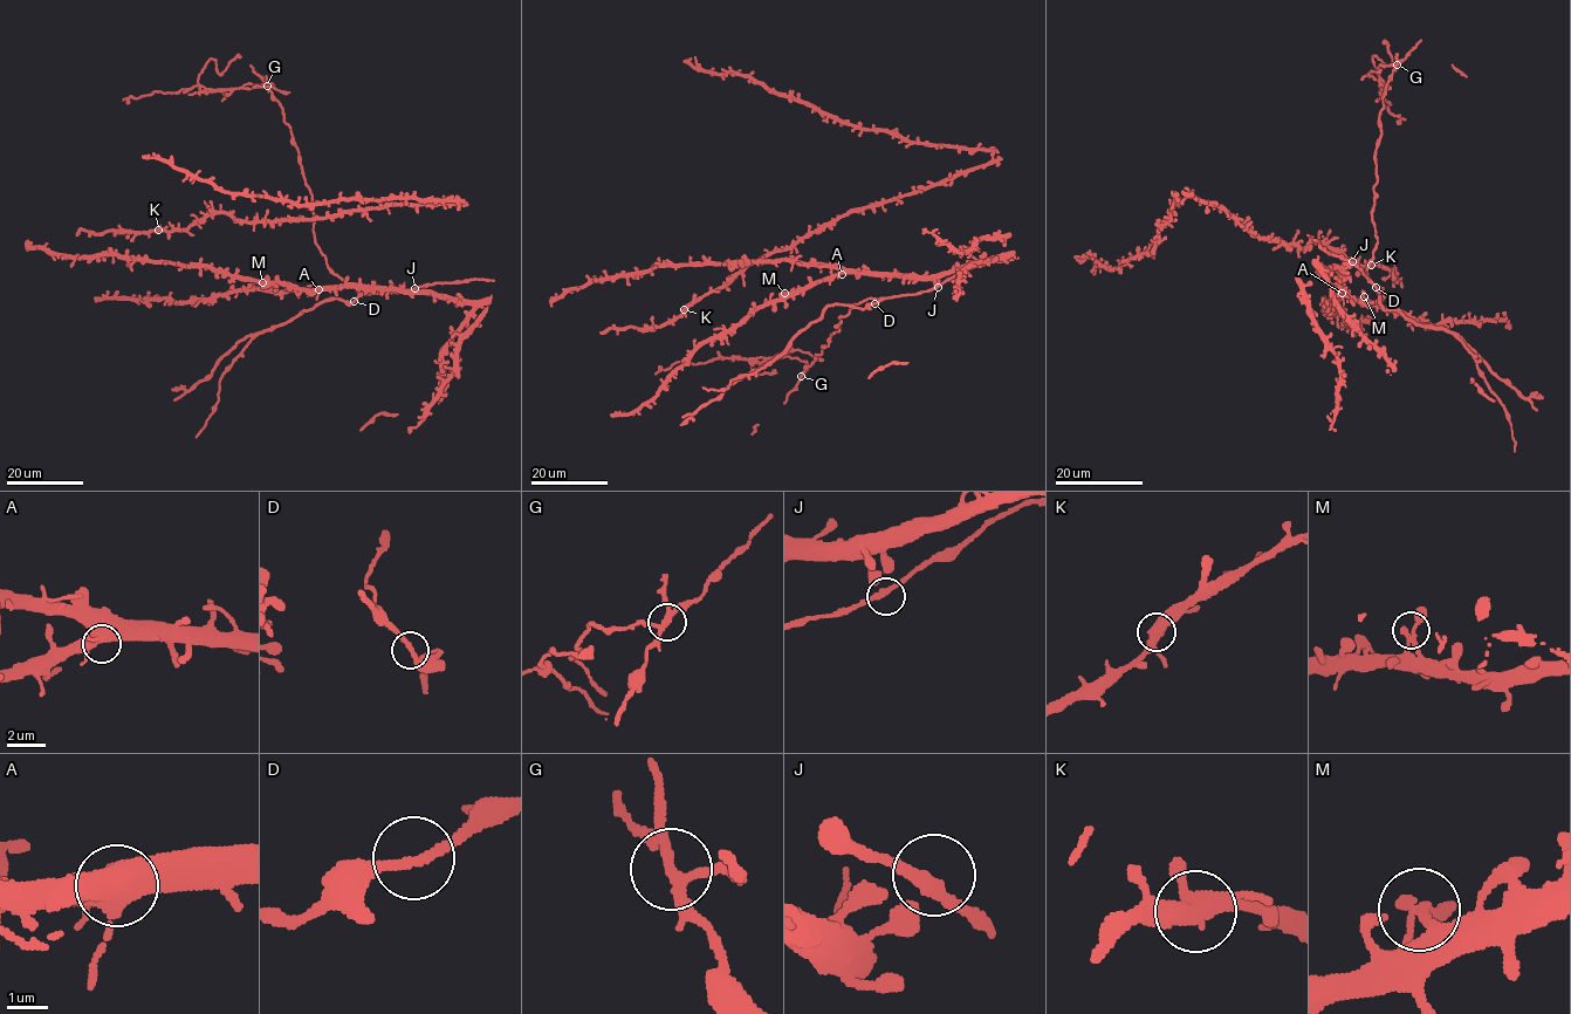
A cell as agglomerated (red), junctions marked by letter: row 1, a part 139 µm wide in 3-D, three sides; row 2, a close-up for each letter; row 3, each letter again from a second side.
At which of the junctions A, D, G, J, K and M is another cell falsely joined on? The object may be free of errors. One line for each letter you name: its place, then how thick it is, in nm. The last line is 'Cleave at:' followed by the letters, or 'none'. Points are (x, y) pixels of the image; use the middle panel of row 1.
G: Place: (801, 376). Thickness 240 nm
Cleave at: G

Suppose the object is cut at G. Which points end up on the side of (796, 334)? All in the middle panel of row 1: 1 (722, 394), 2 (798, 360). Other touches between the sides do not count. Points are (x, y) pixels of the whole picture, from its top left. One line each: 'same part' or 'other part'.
1: same part
2: other part

